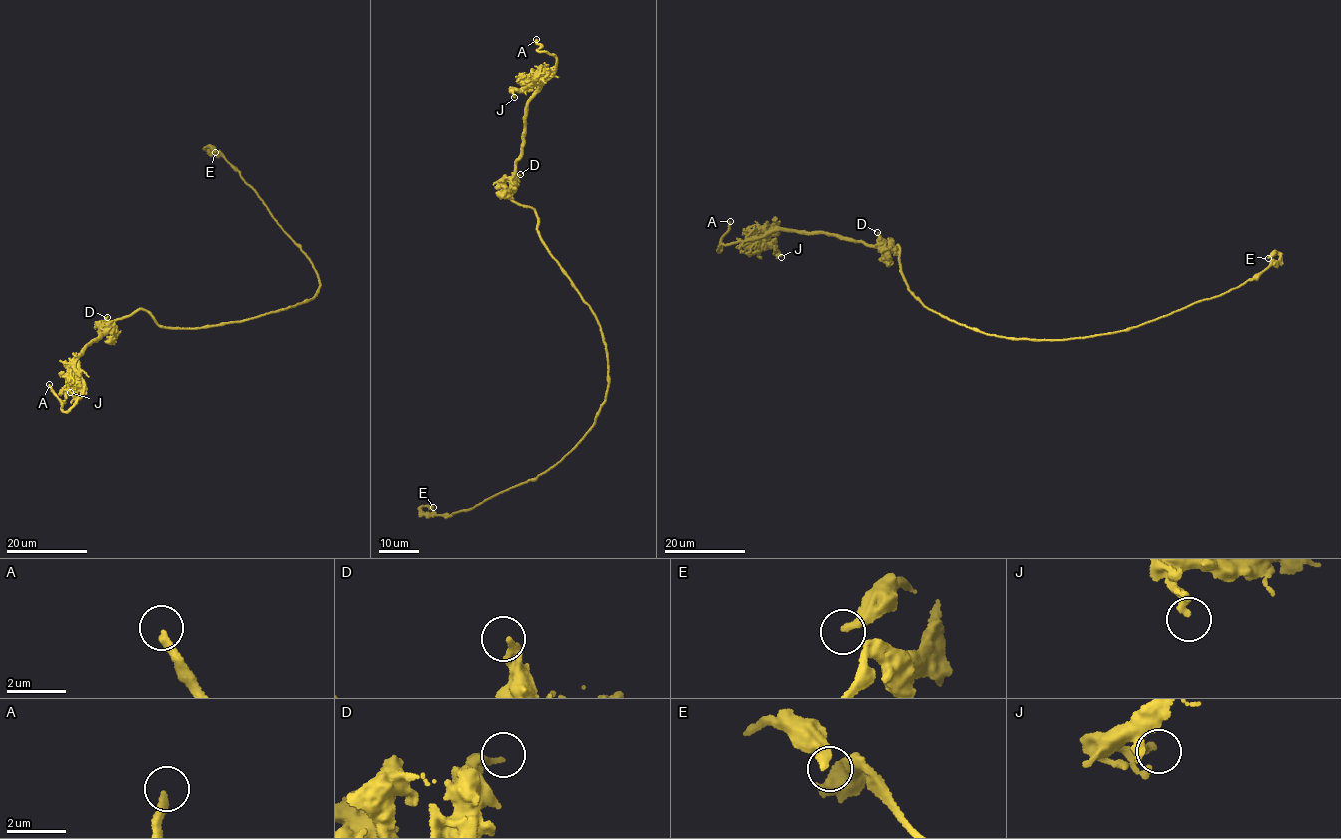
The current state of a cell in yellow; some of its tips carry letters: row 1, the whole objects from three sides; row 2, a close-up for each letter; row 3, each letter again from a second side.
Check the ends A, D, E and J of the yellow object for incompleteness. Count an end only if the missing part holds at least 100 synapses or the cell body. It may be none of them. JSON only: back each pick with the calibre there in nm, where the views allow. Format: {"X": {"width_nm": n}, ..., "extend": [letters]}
{"A": {"width_nm": 280}, "extend": ["A"]}

